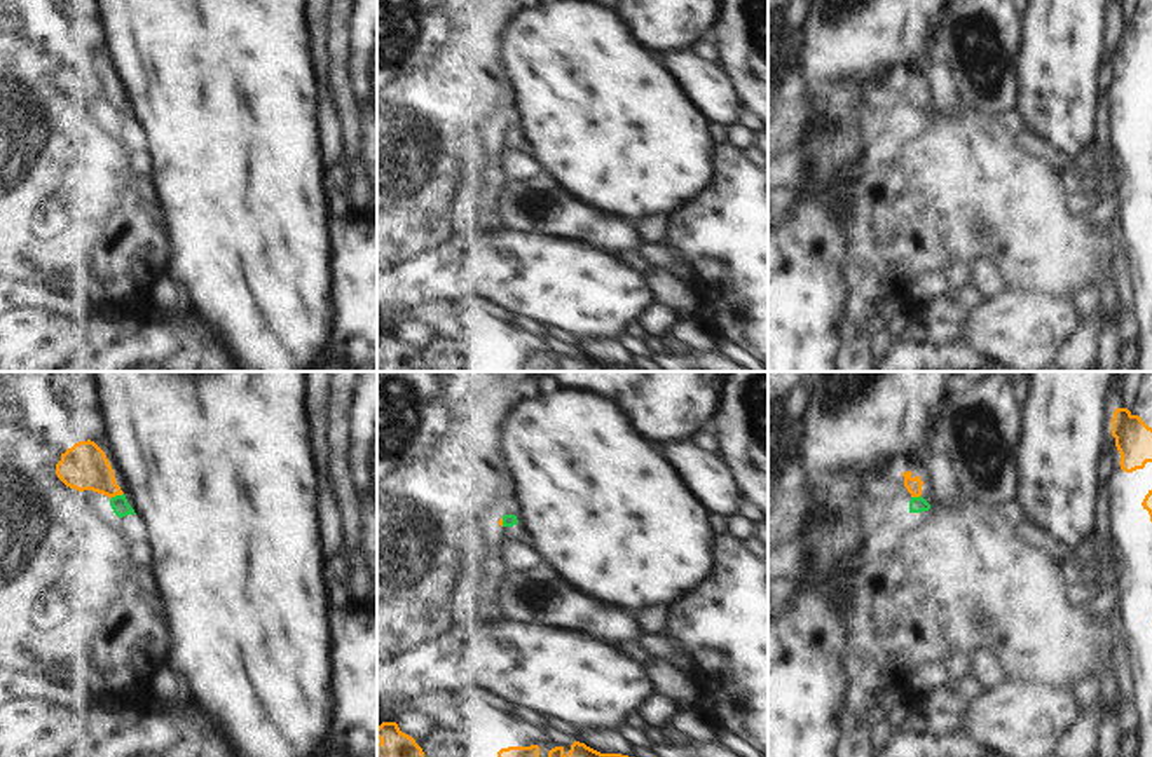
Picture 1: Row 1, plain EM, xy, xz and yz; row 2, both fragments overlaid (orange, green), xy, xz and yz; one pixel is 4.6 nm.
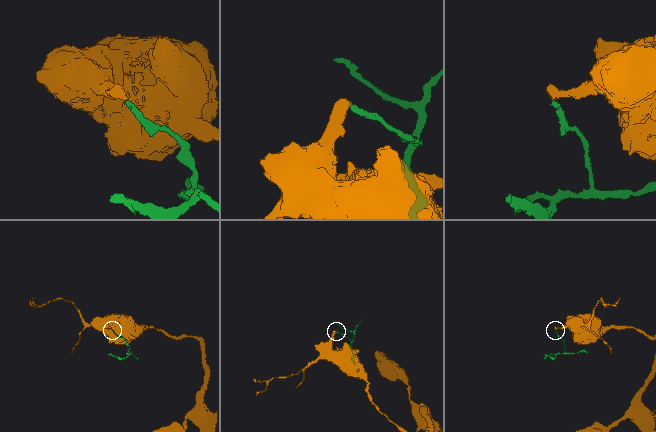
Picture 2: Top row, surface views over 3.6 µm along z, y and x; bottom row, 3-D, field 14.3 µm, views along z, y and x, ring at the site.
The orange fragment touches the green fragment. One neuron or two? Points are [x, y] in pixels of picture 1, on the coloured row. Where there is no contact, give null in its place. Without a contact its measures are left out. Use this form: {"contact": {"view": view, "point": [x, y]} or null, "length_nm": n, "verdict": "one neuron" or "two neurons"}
{"contact": {"view": "xy", "point": [116, 494]}, "length_nm": 70, "verdict": "two neurons"}

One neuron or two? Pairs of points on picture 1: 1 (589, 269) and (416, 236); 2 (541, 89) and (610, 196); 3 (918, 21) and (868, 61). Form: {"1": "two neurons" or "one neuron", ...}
{"1": "two neurons", "2": "one neuron", "3": "one neuron"}

